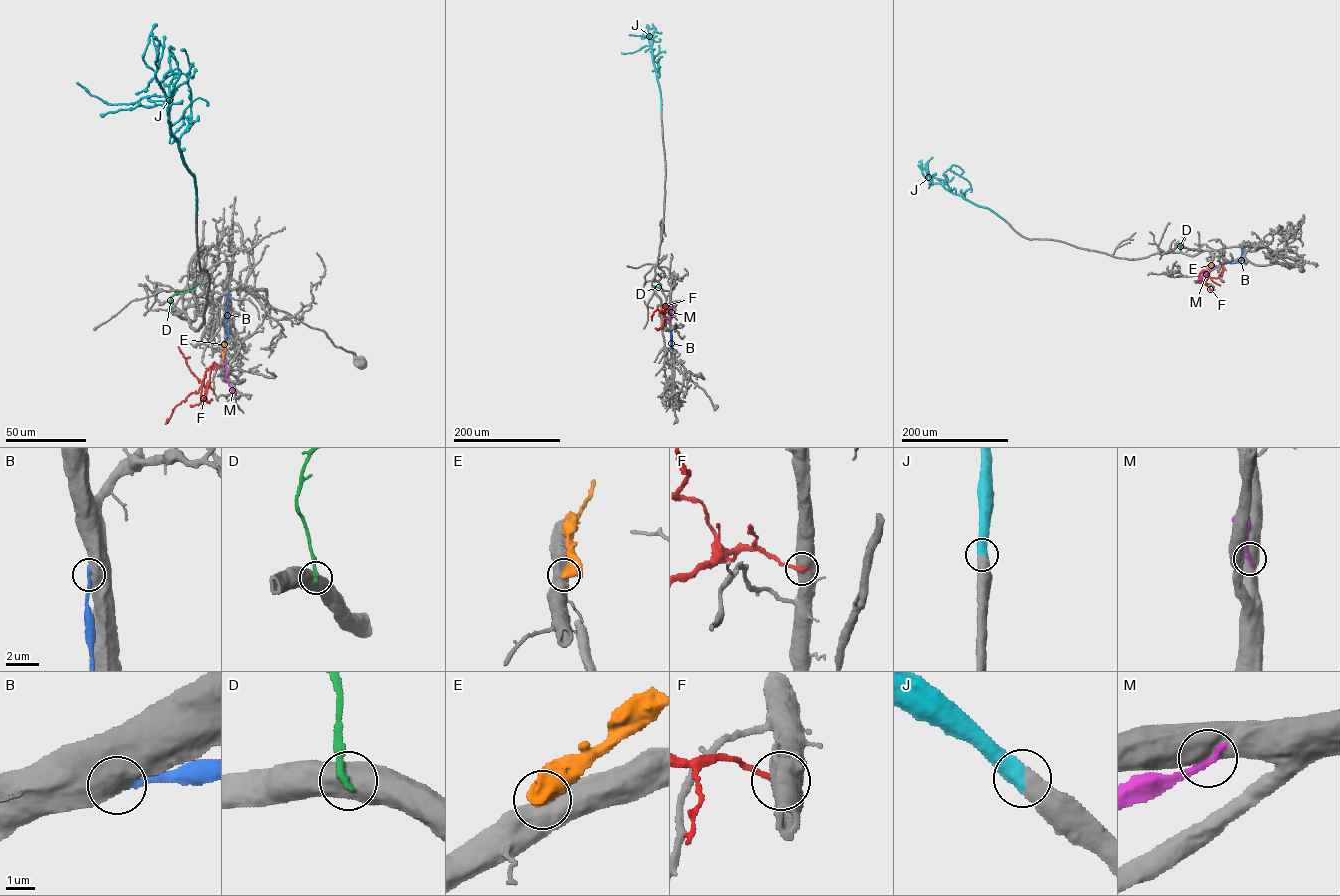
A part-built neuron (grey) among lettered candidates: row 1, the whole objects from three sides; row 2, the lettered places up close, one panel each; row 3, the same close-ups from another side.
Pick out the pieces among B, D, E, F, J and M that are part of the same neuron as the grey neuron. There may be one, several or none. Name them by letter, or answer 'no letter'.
J

